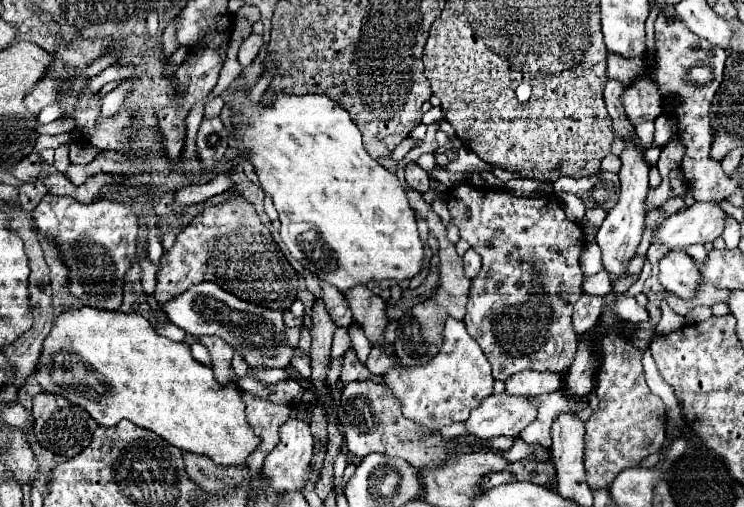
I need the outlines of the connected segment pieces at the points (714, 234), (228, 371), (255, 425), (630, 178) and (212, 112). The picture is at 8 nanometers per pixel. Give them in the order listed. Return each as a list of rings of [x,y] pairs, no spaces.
[[[696,202],[694,206],[666,218],[664,224],[652,232],[654,234],[652,242],[658,240],[666,250],[684,250],[686,246],[692,246],[692,244],[708,244],[722,234],[724,218],[726,214],[718,202]]]
[[[198,336],[196,342],[204,344],[212,356],[212,370],[220,384],[232,382],[232,348],[218,336]]]
[[[242,392],[242,400],[246,402],[248,424],[252,426],[254,434],[262,438],[262,444],[246,460],[246,466],[256,474],[262,470],[264,456],[270,454],[270,450],[278,444],[278,430],[280,430],[282,422],[286,422],[288,416],[298,416],[306,422],[310,422],[310,420],[308,420],[306,412],[300,412],[292,404],[272,404],[272,402],[254,398],[254,396],[244,394],[244,392]]]
[[[626,142],[626,150],[620,156],[622,158],[622,170],[620,174],[620,198],[616,202],[616,206],[608,212],[606,220],[602,222],[598,234],[596,234],[596,242],[602,250],[602,264],[604,270],[610,276],[610,284],[614,286],[614,282],[626,274],[626,268],[630,264],[630,260],[636,256],[638,244],[642,240],[642,232],[644,232],[644,218],[646,218],[646,194],[648,194],[648,164],[642,160],[642,154],[636,150],[634,142]]]
[[[208,98],[206,108],[204,108],[204,118],[214,118],[214,116],[218,116],[220,110],[222,110],[222,106],[224,106],[224,100],[222,100],[222,98]]]

